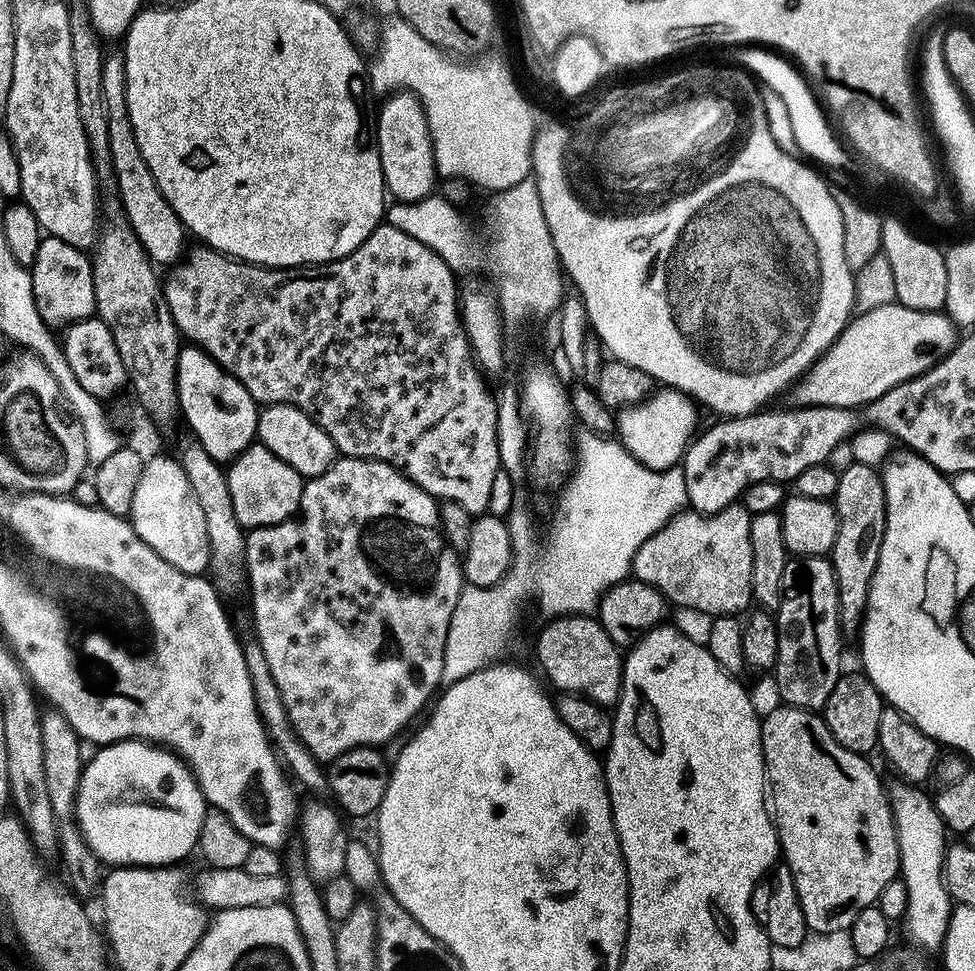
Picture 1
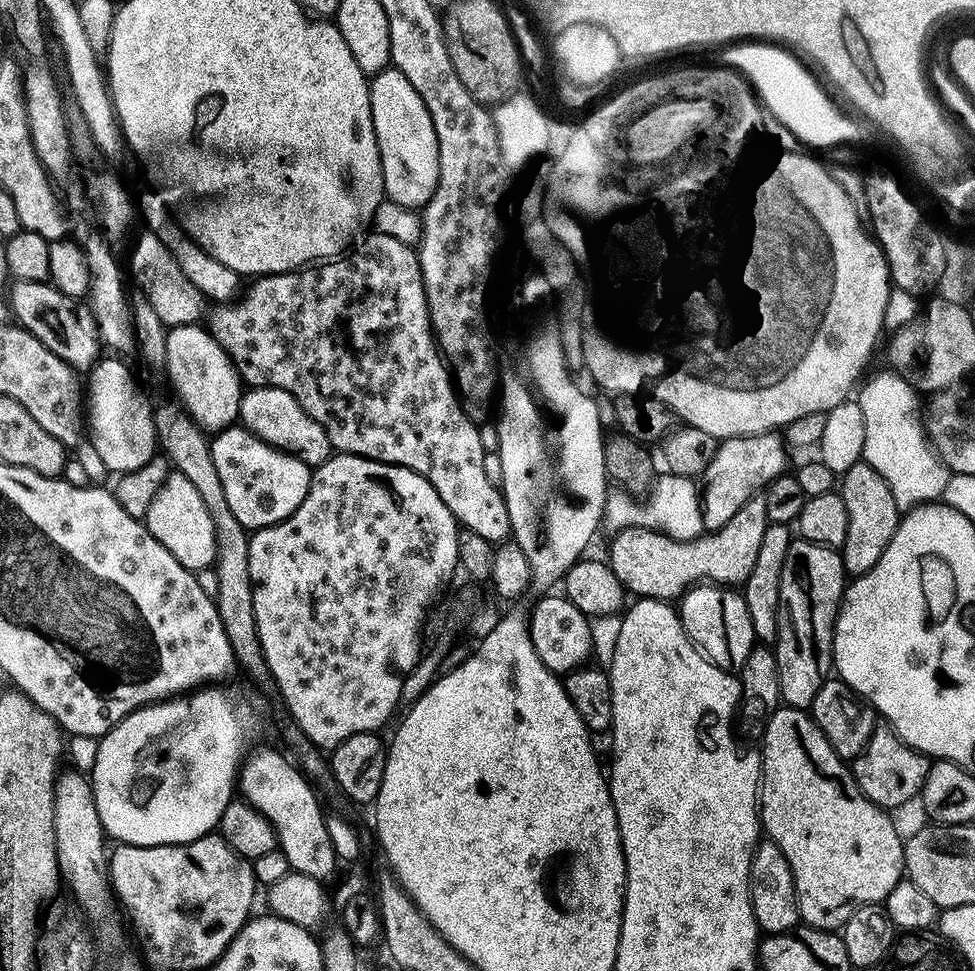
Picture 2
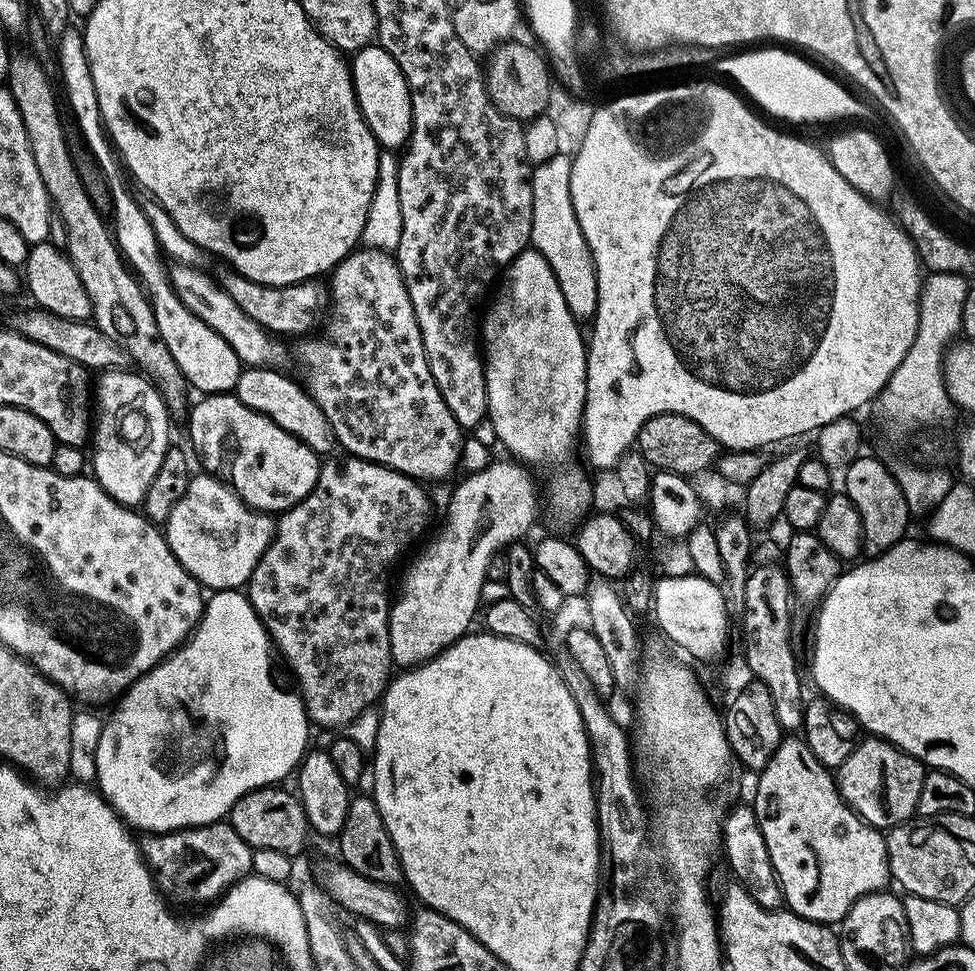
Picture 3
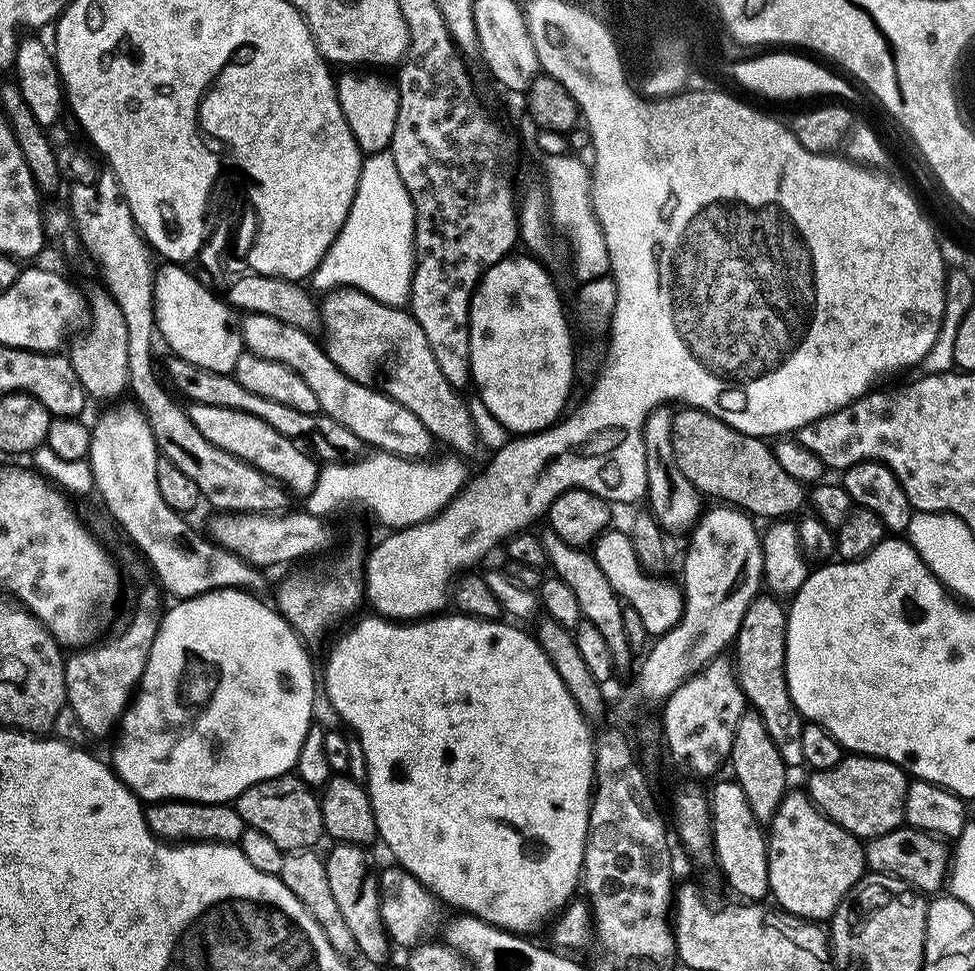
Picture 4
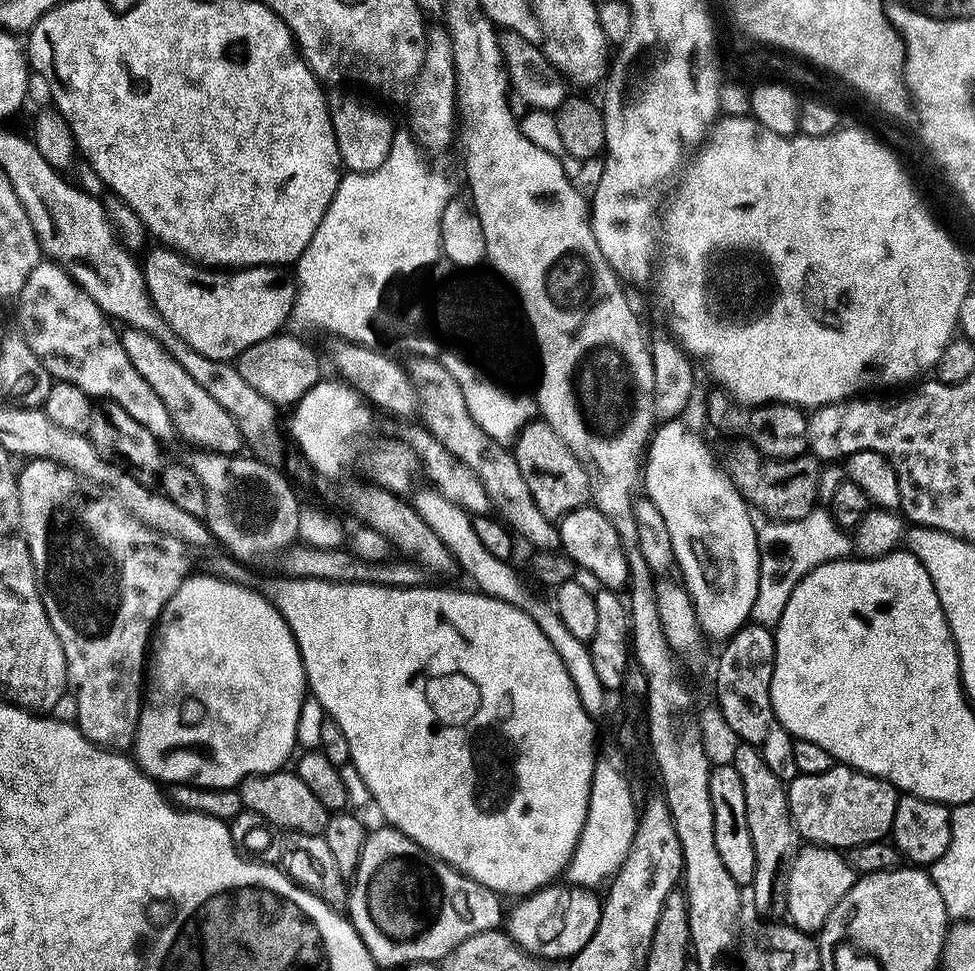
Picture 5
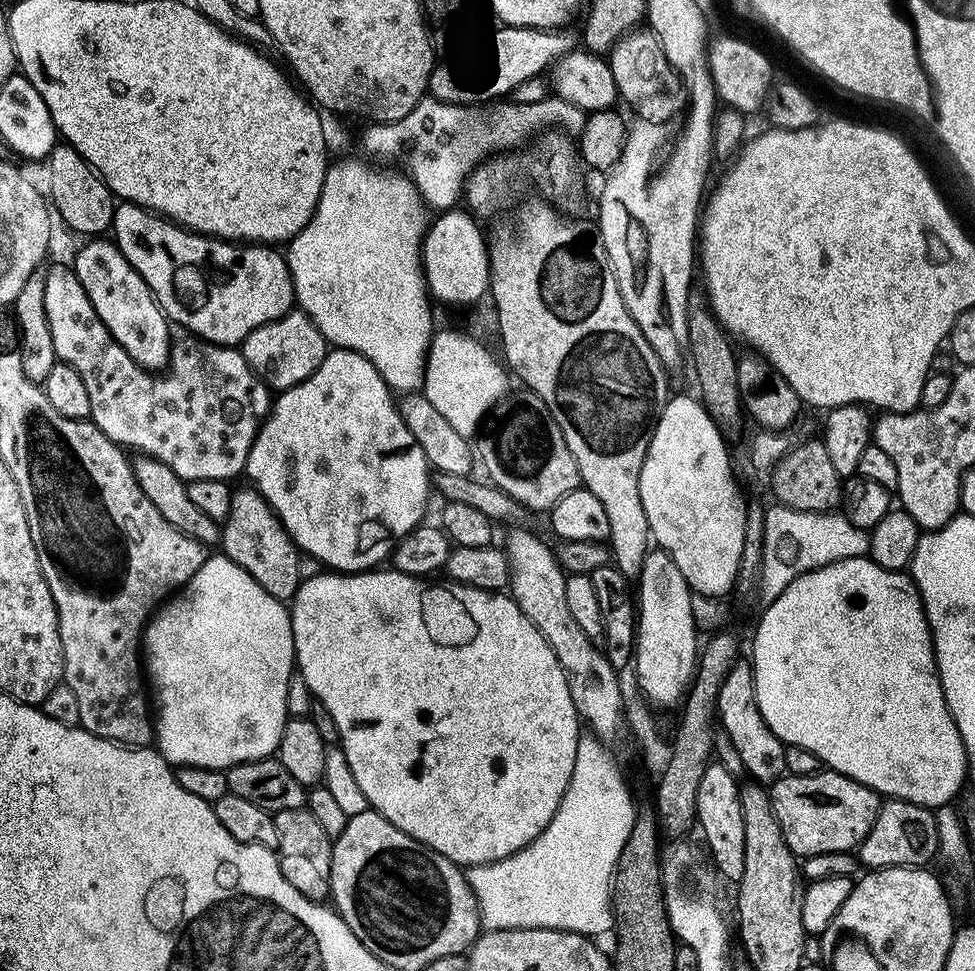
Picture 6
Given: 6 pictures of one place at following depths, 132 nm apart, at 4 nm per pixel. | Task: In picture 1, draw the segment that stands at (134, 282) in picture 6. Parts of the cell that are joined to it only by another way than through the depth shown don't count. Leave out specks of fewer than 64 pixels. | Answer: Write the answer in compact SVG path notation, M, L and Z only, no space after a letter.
M253 443L251 448L241 452L231 461L226 473L234 512L243 529L265 528L296 515L306 483L305 477L300 476L298 470L294 470L286 462L282 462L282 458L275 456L263 444Z

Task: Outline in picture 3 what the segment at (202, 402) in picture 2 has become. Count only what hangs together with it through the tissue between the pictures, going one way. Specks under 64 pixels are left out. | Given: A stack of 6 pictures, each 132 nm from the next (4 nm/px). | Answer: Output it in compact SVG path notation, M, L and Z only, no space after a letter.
M69 26L57 41L56 60L60 62L60 78L64 82L64 92L62 94L68 98L66 108L72 111L72 116L76 119L76 126L84 138L85 144L92 151L91 161L99 169L101 176L108 184L111 203L114 205L114 215L116 214L116 228L114 224L114 239L116 247L120 250L120 255L124 257L129 269L140 281L145 292L148 293L152 301L154 318L158 322L158 334L170 346L170 354L174 354L174 362L178 362L178 370L188 379L189 385L193 389L197 388L200 394L228 394L233 391L242 371L242 365L238 354L226 346L226 338L222 334L214 334L202 318L190 314L186 306L182 306L182 298L172 285L172 277L169 269L164 268L165 257L162 255L159 242L155 240L154 230L151 229L150 222L146 220L141 208L141 201L134 200L128 188L124 185L126 181L125 173L122 171L121 161L114 151L111 140L100 118L98 110L98 94L94 94L94 80L90 74L88 56L85 54L84 33L79 27Z

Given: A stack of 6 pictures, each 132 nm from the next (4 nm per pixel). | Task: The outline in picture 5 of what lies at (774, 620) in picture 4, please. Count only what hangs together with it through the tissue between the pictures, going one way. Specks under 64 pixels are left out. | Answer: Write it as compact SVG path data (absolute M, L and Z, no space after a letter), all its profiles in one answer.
M749 622L733 636L727 637L724 646L718 652L717 662L719 719L728 723L737 741L757 748L762 754L762 762L766 762L766 766L770 766L770 770L774 770L780 780L790 781L798 774L794 766L794 738L785 730L772 709L772 671L776 661L773 629Z

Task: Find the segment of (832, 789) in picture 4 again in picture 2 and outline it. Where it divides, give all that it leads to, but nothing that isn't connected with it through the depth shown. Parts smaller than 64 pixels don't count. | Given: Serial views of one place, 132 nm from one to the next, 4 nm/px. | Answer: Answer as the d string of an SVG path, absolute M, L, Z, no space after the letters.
M880 722L870 734L870 742L866 742L862 754L851 761L850 767L862 794L866 794L866 798L870 798L870 802L874 802L879 808L893 810L892 808L900 808L911 800L913 803L919 797L926 782L929 763L929 757L916 748L911 748L892 729L891 724Z

